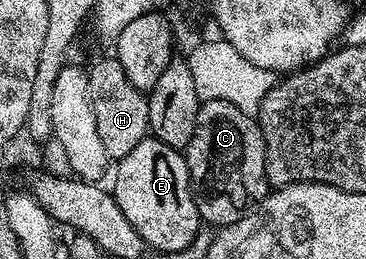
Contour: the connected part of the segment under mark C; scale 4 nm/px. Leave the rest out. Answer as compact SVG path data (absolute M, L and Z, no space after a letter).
M205 100L199 105L197 126L185 149L191 179L191 196L204 225L236 224L252 211L251 203L269 194L265 170L265 142L259 121L227 101Z

